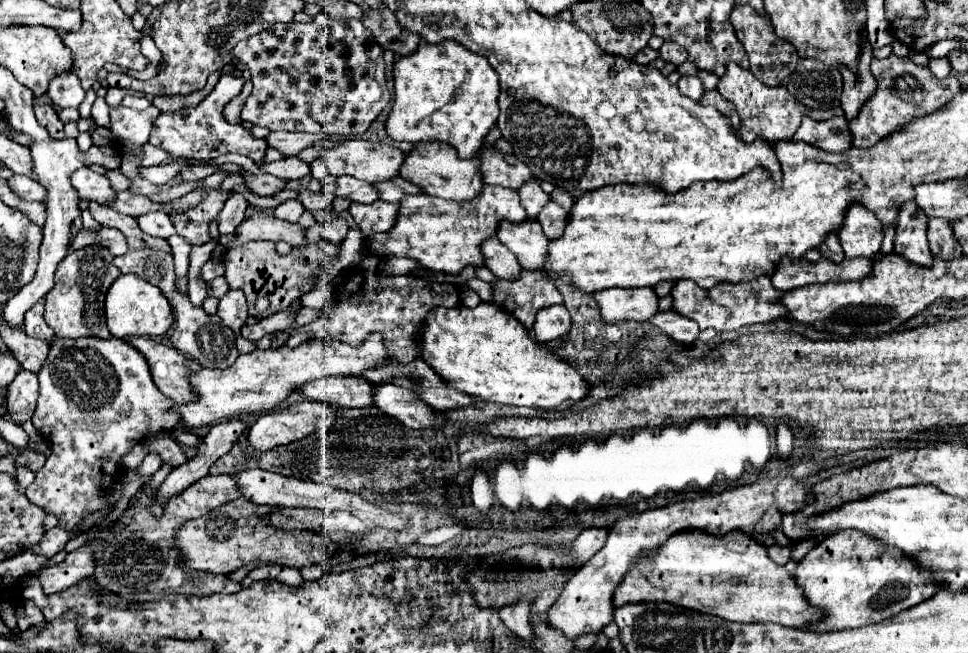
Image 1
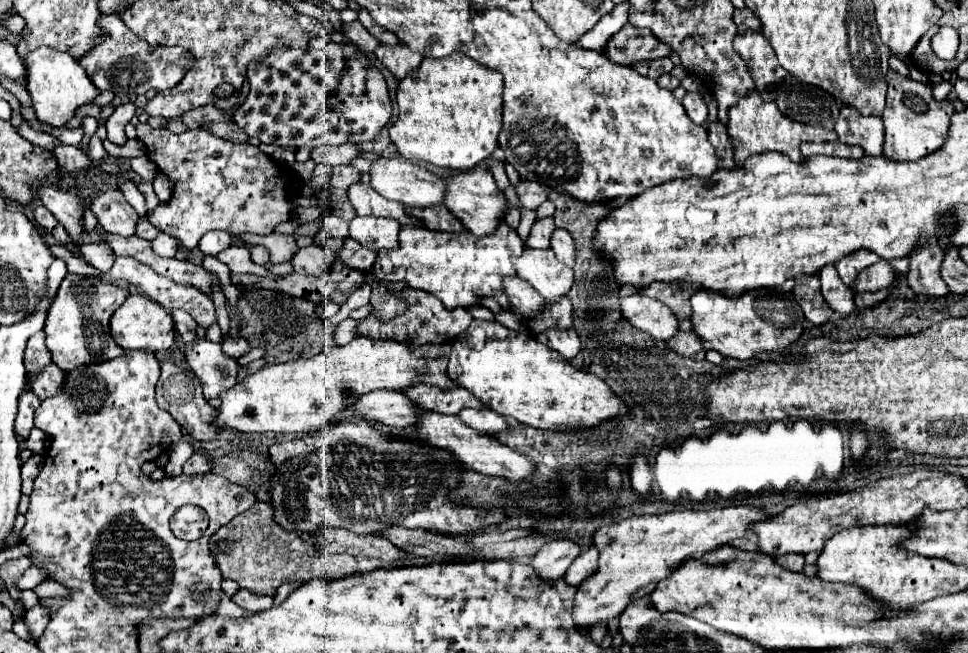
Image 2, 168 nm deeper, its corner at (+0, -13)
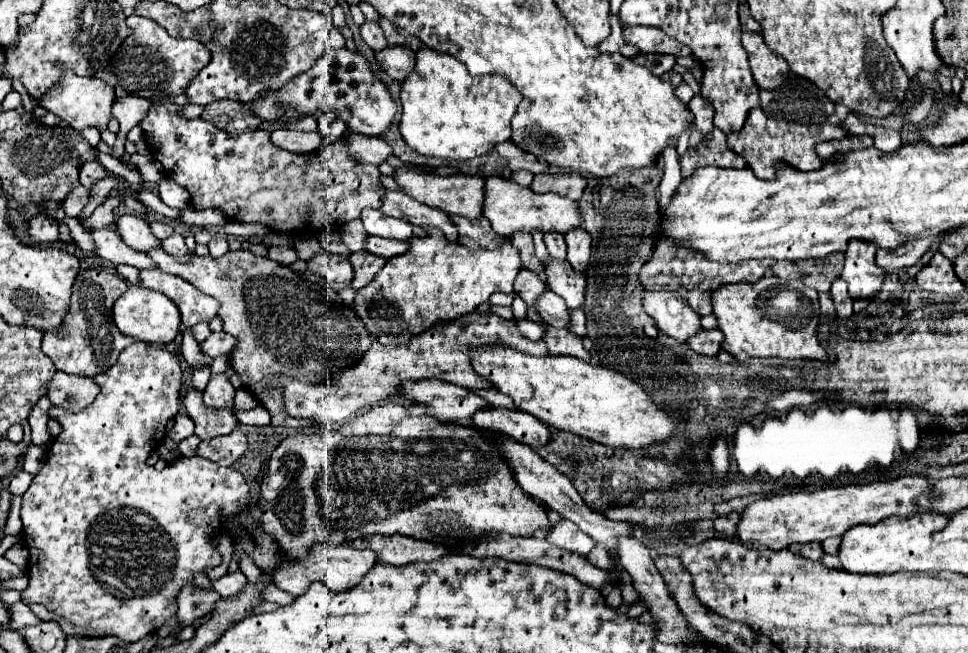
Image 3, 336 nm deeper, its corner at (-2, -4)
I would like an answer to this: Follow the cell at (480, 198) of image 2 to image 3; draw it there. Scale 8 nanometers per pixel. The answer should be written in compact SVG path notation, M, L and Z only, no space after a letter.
M488 176L484 178L484 204L482 216L488 218L492 230L502 236L512 236L518 230L542 230L542 232L558 232L566 234L568 230L580 226L578 202L572 202L564 196L552 194L534 194L530 188L516 184L512 178Z

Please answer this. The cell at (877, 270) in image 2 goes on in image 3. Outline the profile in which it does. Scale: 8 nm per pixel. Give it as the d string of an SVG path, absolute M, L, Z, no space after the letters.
M916 240L916 244L904 244L904 248L894 248L894 250L878 248L876 266L886 274L900 272L900 270L916 264L922 258L922 254L926 254L930 250L930 246L934 242L940 242L940 240Z

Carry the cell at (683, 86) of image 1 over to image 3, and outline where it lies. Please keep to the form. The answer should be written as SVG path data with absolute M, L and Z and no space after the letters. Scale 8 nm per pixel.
M696 94L690 104L688 104L690 112L694 114L694 126L702 132L702 134L710 134L710 130L714 128L712 124L712 116L714 116L714 108L712 104L708 104L708 100L704 100L700 94Z

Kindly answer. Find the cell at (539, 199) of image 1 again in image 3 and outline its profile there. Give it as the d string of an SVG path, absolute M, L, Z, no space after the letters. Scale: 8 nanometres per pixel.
M548 232L544 236L544 242L546 242L546 248L548 248L548 252L550 252L552 258L560 258L560 260L566 258L566 242L564 242L564 236Z

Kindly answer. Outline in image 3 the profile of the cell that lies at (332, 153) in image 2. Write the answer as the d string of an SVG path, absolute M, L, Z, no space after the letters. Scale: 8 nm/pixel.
M348 132L348 136L344 136L344 142L348 144L350 156L362 164L378 166L392 154L392 148L380 136L360 136Z

